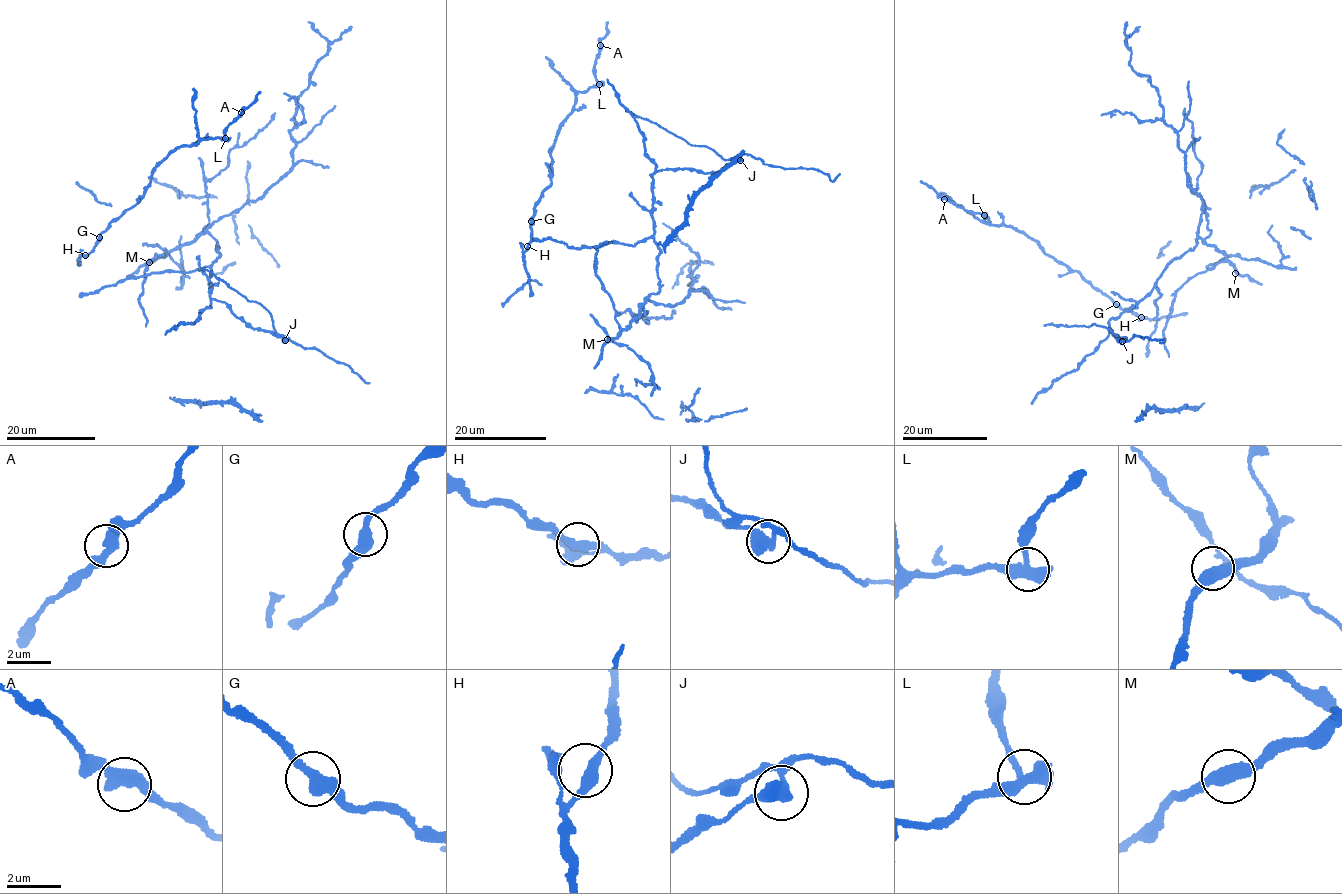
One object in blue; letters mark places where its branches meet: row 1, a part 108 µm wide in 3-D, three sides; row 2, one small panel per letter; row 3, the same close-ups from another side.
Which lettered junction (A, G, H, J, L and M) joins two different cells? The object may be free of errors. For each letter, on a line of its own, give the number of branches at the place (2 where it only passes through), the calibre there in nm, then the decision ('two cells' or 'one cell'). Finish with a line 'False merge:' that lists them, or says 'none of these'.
A: branches 2; calibre 440 nm; one cell
G: branches 2; calibre 440 nm; one cell
H: branches 2; calibre 340 nm; one cell
J: branches 2; calibre 460 nm; two cells
L: branches 2; calibre 500 nm; one cell
M: branches 2; calibre 480 nm; one cell
False merge: J

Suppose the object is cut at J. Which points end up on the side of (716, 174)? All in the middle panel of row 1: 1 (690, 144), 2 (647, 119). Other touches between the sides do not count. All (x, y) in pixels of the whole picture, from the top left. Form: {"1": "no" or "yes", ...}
{"1": "no", "2": "no"}

